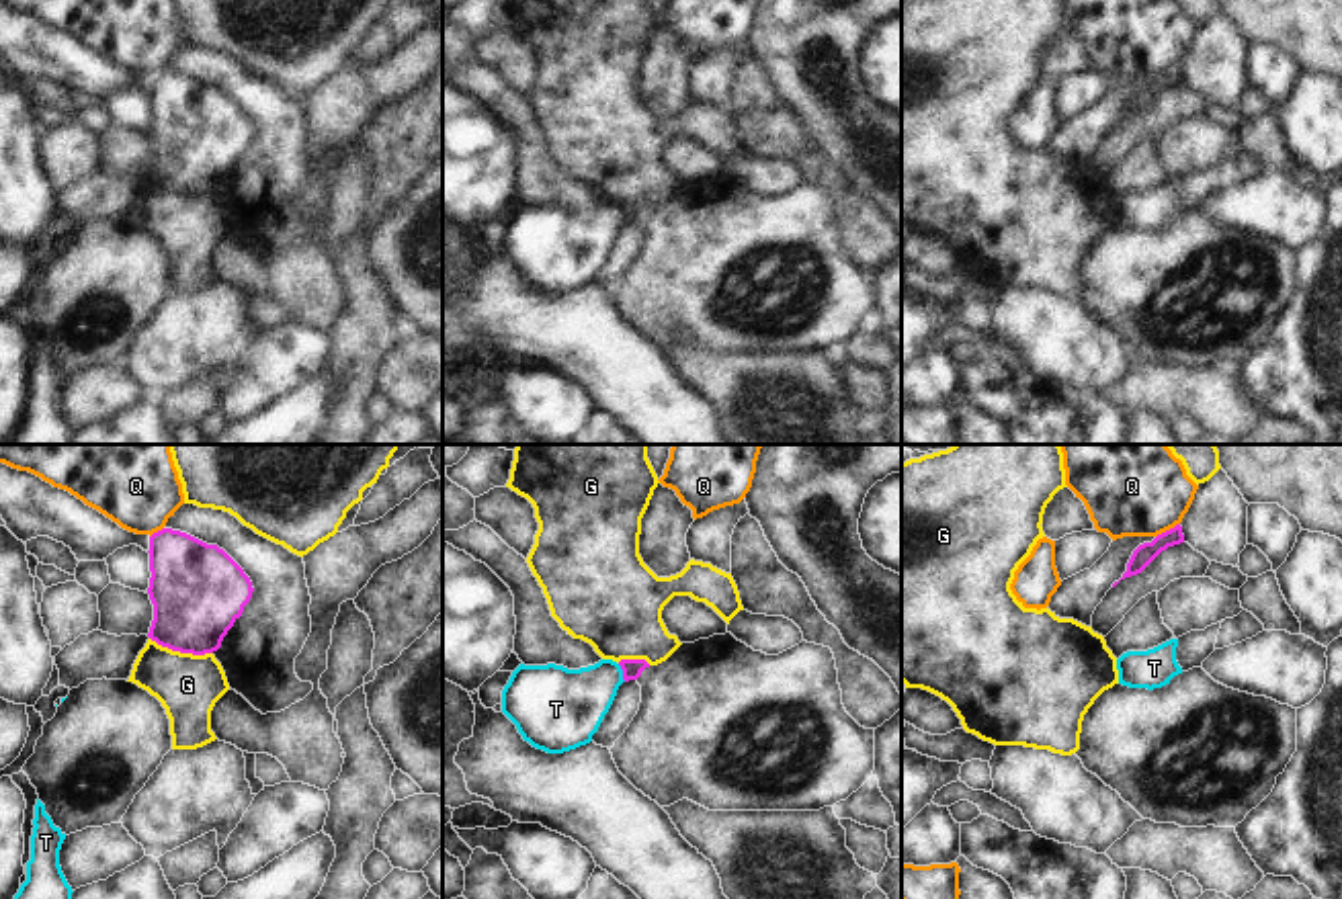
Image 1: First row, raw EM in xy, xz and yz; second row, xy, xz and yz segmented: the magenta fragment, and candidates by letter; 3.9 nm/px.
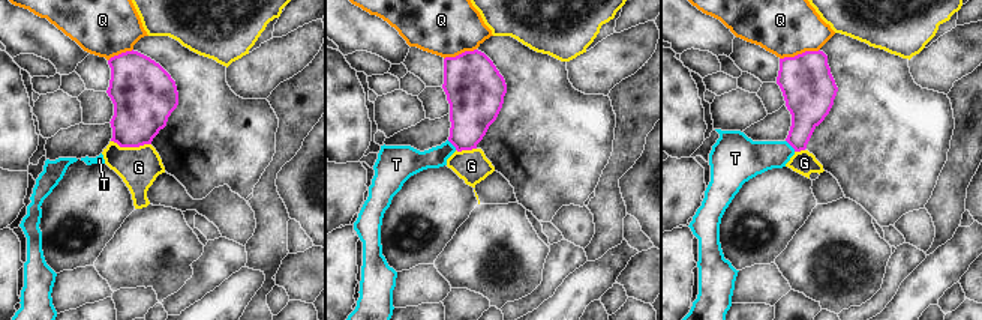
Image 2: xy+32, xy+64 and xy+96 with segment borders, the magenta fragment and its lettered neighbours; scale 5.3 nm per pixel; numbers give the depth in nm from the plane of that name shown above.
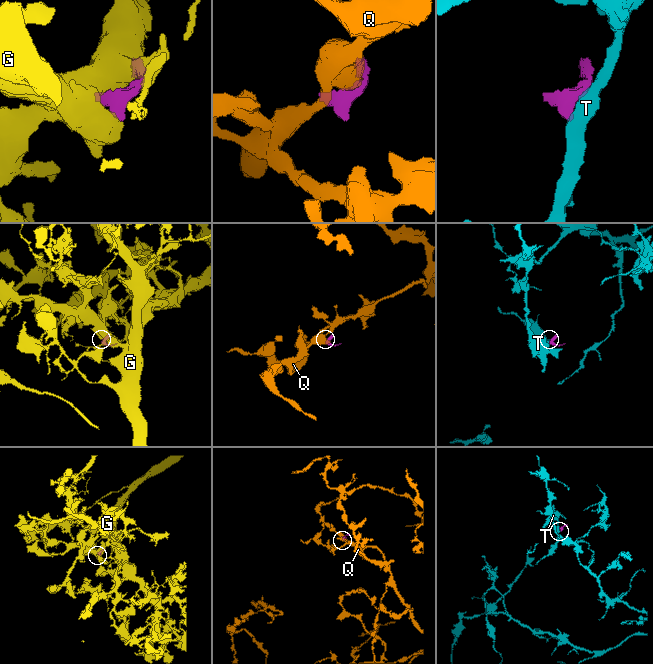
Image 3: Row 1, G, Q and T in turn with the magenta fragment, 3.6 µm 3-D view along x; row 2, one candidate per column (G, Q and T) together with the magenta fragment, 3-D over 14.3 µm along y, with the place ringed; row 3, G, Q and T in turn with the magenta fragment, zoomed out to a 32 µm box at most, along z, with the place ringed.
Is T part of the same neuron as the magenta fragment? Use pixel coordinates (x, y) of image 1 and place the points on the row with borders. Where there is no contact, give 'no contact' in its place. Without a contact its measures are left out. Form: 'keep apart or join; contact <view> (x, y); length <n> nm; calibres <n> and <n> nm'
keep apart; contact xz (623, 672); length 80 nm; calibres 80 and 280 nm

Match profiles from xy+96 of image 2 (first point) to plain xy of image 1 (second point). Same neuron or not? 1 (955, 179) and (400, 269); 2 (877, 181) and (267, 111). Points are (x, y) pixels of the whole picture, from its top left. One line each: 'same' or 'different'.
1: different
2: same

